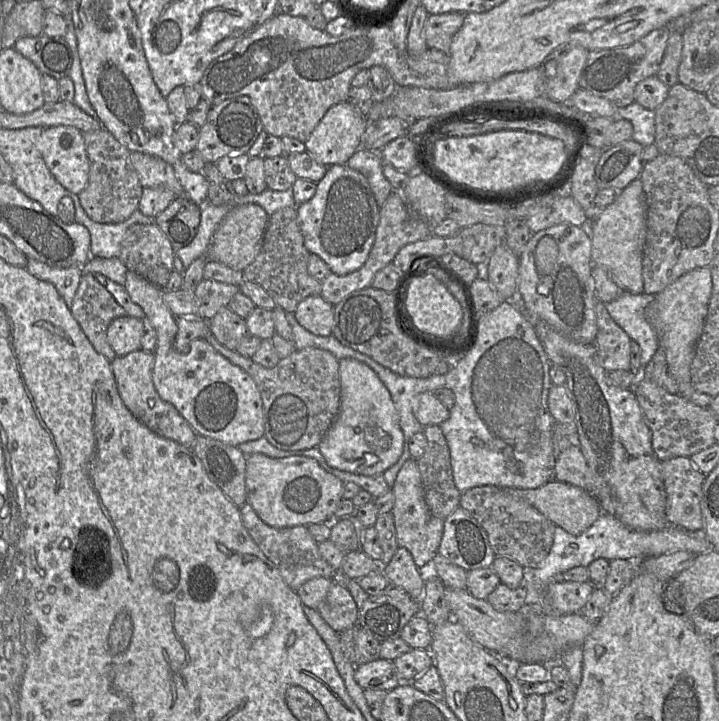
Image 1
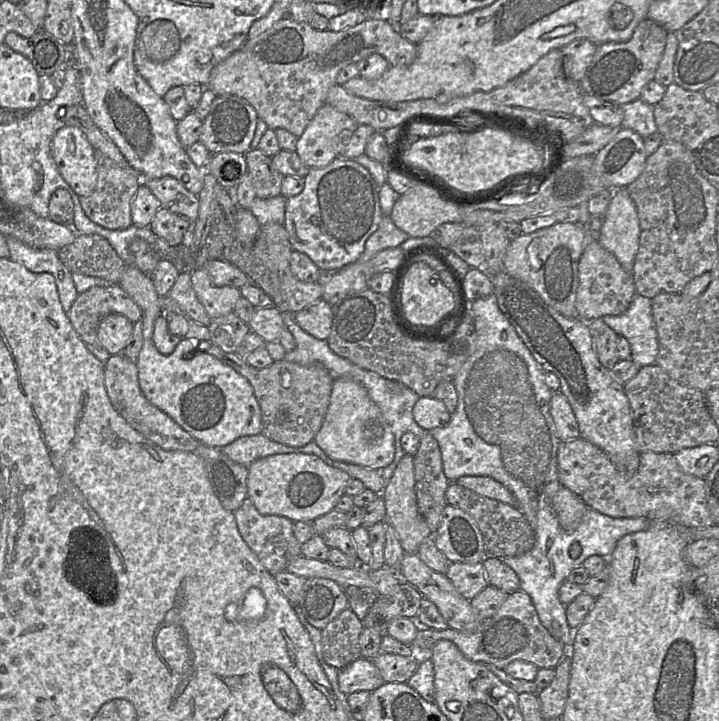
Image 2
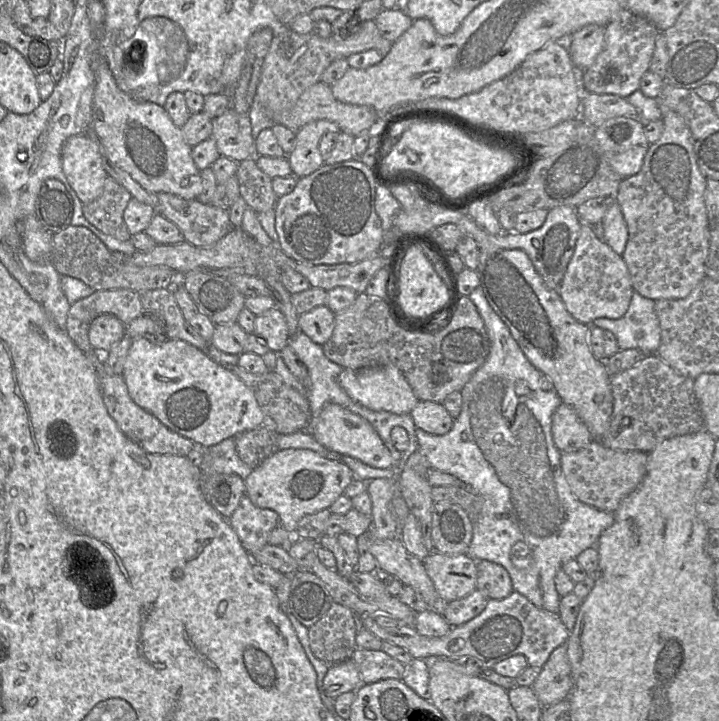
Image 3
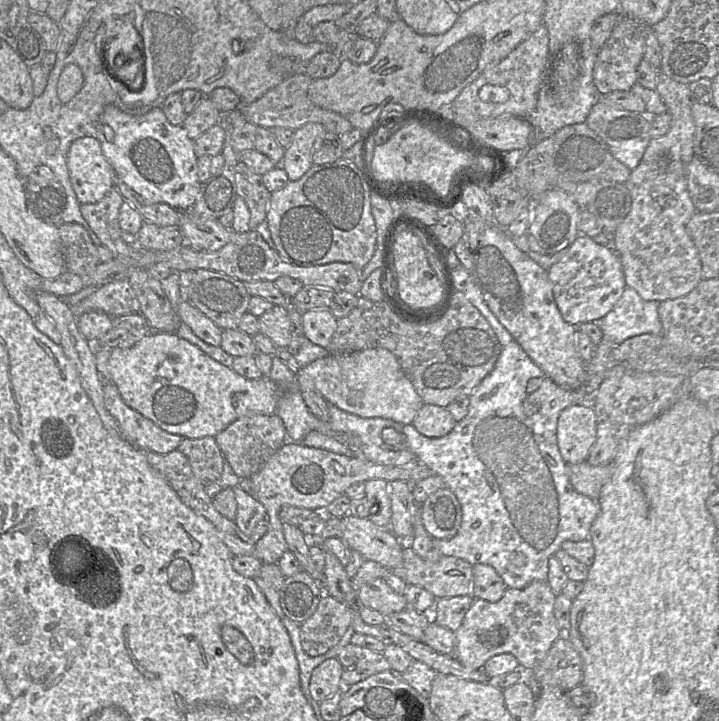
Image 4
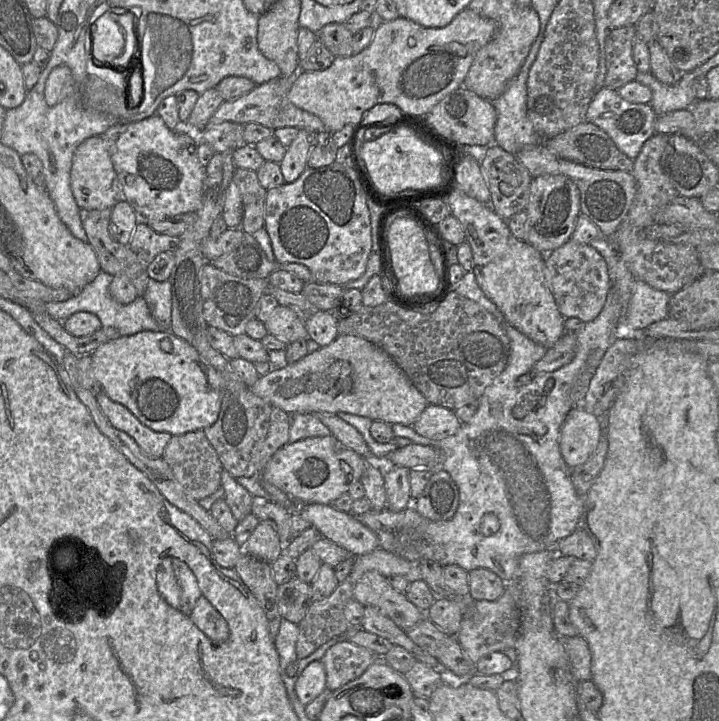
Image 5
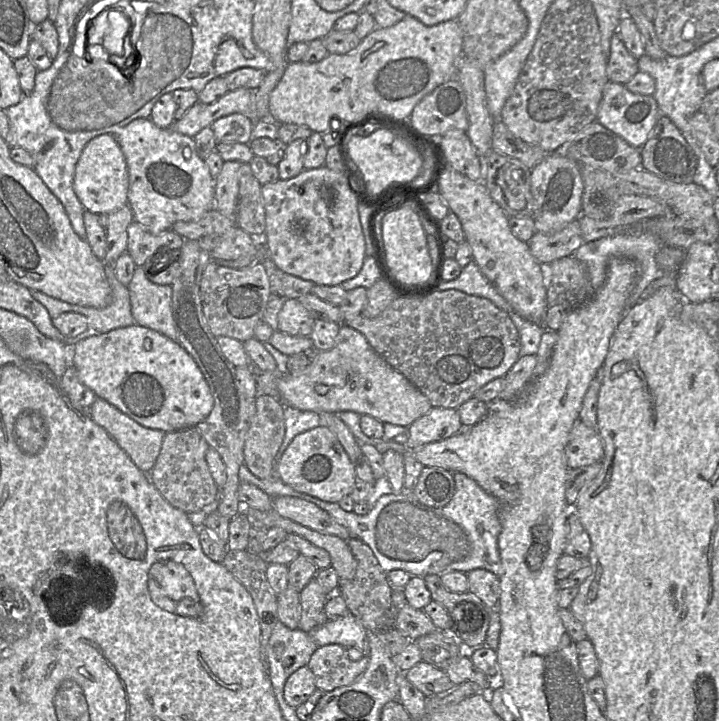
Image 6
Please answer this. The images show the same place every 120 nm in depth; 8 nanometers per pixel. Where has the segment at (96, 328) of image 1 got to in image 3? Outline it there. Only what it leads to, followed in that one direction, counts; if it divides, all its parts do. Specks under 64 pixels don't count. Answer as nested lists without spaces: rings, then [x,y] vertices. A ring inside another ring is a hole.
[[[130,289],[99,290],[70,306],[66,332],[84,353],[94,351],[88,331],[91,322],[102,314],[112,314],[125,325],[144,313],[140,292]]]

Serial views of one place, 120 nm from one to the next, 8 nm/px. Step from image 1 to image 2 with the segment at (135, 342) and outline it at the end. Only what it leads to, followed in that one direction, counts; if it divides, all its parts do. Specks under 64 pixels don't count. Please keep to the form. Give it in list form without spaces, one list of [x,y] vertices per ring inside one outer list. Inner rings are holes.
[[[109,314],[99,323],[97,339],[112,355],[122,354],[133,334],[133,323],[121,314]]]

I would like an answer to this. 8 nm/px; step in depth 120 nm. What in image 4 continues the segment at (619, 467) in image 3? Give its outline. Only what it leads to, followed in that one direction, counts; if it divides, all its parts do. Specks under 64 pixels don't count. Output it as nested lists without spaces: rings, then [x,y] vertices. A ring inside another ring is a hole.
[[[583,461],[567,467],[573,488],[595,500],[598,500],[602,487],[610,480],[613,473],[611,464],[594,466]]]

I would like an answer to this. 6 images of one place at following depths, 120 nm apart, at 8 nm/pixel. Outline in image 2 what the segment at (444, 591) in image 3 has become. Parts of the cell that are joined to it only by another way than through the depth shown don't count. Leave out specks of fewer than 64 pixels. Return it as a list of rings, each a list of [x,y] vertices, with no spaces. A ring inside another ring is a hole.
[[[452,562],[445,575],[457,592],[468,600],[474,598],[488,585],[482,563]]]

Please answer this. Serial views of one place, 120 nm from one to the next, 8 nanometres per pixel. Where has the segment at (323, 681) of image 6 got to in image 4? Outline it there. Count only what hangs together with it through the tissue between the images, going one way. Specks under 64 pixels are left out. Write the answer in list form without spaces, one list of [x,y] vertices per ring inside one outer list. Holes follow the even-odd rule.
[[[352,643],[341,649],[337,659],[342,666],[341,688],[349,688],[371,675],[391,670],[383,653]]]

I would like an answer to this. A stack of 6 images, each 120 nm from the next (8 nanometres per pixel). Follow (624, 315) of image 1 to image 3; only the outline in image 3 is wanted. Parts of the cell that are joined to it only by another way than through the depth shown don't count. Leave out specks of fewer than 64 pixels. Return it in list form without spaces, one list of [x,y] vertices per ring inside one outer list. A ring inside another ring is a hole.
[[[634,291],[629,308],[619,319],[599,318],[593,325],[612,332],[620,350],[636,348],[647,355],[657,354],[661,329],[655,301]]]

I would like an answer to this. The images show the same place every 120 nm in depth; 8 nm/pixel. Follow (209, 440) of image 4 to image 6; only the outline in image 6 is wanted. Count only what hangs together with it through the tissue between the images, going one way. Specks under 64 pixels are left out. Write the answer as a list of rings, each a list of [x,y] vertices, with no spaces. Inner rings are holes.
[[[196,427],[168,432],[163,438],[157,460],[150,471],[150,480],[162,496],[174,507],[197,512],[218,497],[218,486],[209,470],[205,455],[209,444]]]

